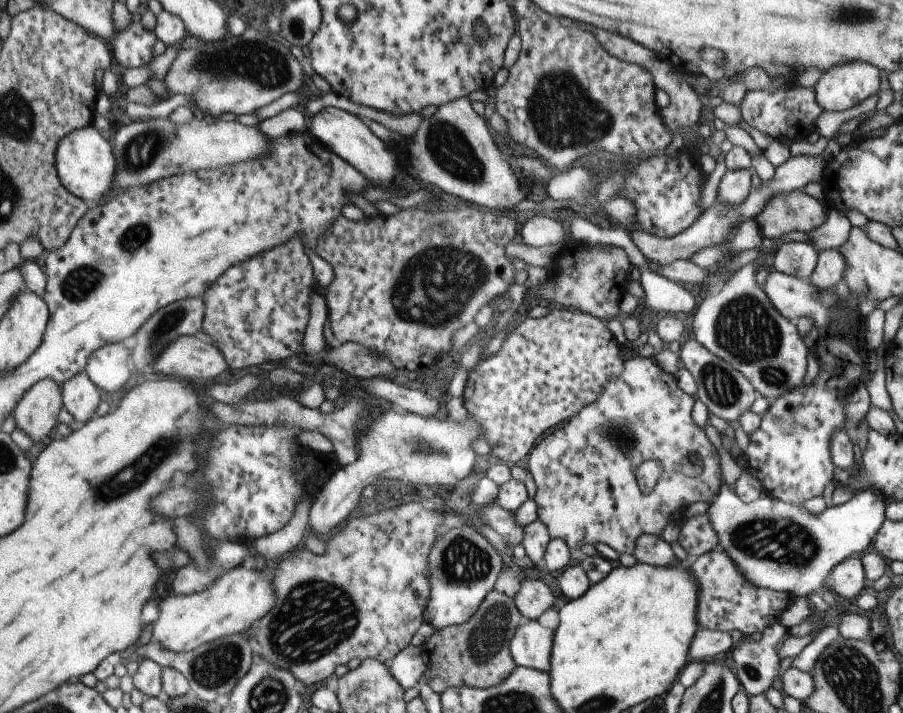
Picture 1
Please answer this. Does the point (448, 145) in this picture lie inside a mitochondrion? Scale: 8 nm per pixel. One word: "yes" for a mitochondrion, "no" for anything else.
yes

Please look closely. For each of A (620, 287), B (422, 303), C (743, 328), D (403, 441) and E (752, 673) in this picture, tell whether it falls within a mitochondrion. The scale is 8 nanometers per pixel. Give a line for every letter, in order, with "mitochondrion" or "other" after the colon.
A: other
B: mitochondrion
C: mitochondrion
D: mitochondrion
E: mitochondrion

